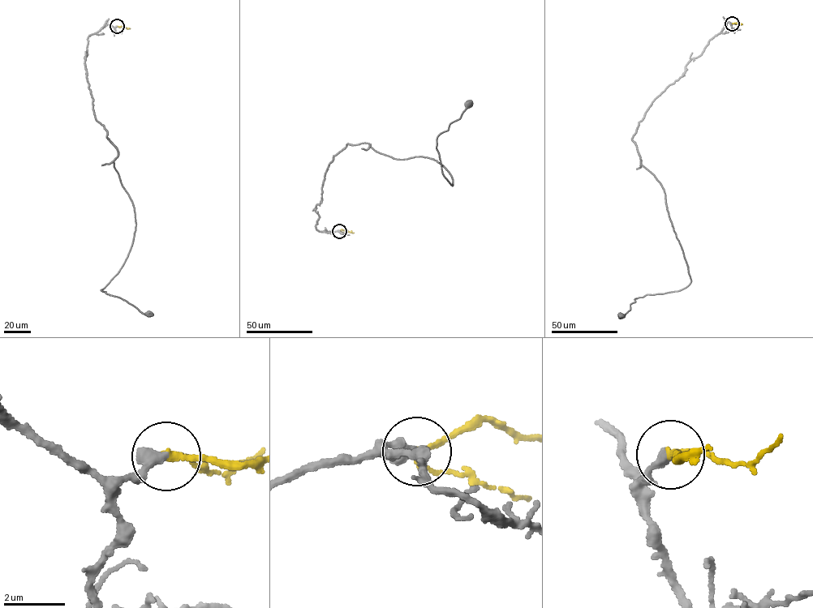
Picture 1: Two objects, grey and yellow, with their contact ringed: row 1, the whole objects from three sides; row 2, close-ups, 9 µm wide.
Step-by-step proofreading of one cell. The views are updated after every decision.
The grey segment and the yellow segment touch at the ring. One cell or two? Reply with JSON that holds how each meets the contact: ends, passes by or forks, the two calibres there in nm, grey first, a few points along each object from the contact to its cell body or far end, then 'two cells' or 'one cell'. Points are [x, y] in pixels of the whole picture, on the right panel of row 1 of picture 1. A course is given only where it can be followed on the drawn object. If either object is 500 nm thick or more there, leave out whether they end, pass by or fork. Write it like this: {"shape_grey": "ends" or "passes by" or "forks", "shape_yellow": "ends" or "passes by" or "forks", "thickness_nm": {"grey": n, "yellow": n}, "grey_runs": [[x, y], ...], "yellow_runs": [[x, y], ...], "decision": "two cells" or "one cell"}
{"shape_grey": "ends", "shape_yellow": "passes by", "thickness_nm": {"grey": 400, "yellow": 190}, "grey_runs": [[733, 23], [651, 102], [632, 139], [664, 193], [690, 281], [636, 298], [621, 314]], "yellow_runs": [[733, 23], [742, 24]], "decision": "one cell"}

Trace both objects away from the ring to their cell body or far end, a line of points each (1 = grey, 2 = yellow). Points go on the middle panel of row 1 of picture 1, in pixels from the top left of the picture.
1: (339, 231), (316, 225), (334, 156), (364, 143), (394, 158), (428, 157), (453, 185), (436, 137), (468, 104)
2: (339, 231), (354, 233)

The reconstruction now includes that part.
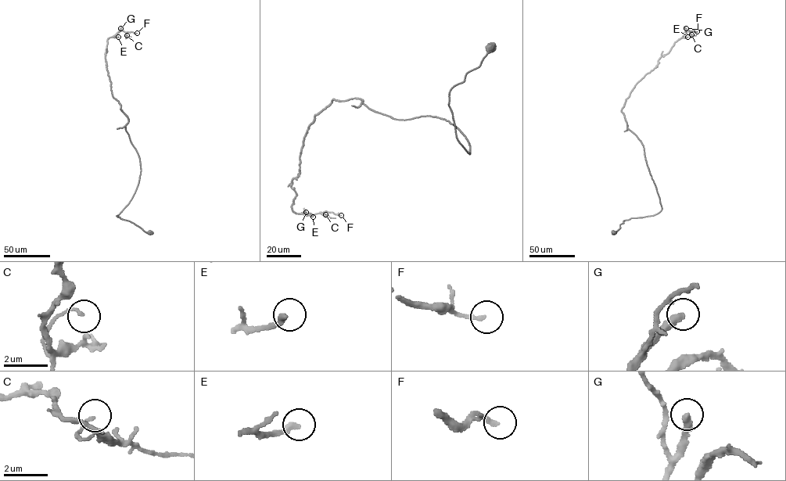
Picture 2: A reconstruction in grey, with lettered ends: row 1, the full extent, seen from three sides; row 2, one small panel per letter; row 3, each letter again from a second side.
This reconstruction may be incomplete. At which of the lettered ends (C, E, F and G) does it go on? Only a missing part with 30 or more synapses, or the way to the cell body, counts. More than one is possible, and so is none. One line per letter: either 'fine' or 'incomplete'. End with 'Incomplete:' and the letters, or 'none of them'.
C: fine
E: incomplete
F: fine
G: incomplete
Incomplete: E, G

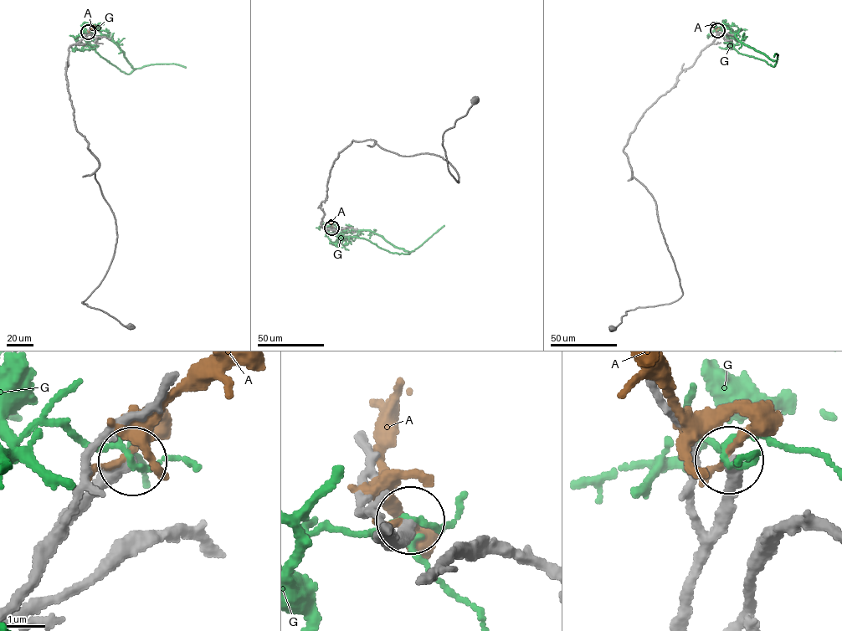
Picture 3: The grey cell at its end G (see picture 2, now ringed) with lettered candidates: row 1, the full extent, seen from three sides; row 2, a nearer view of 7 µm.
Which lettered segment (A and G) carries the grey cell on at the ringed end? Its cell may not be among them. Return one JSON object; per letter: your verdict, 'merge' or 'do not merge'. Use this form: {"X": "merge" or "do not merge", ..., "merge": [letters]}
{"A": "do not merge", "G": "do not merge", "merge": []}

